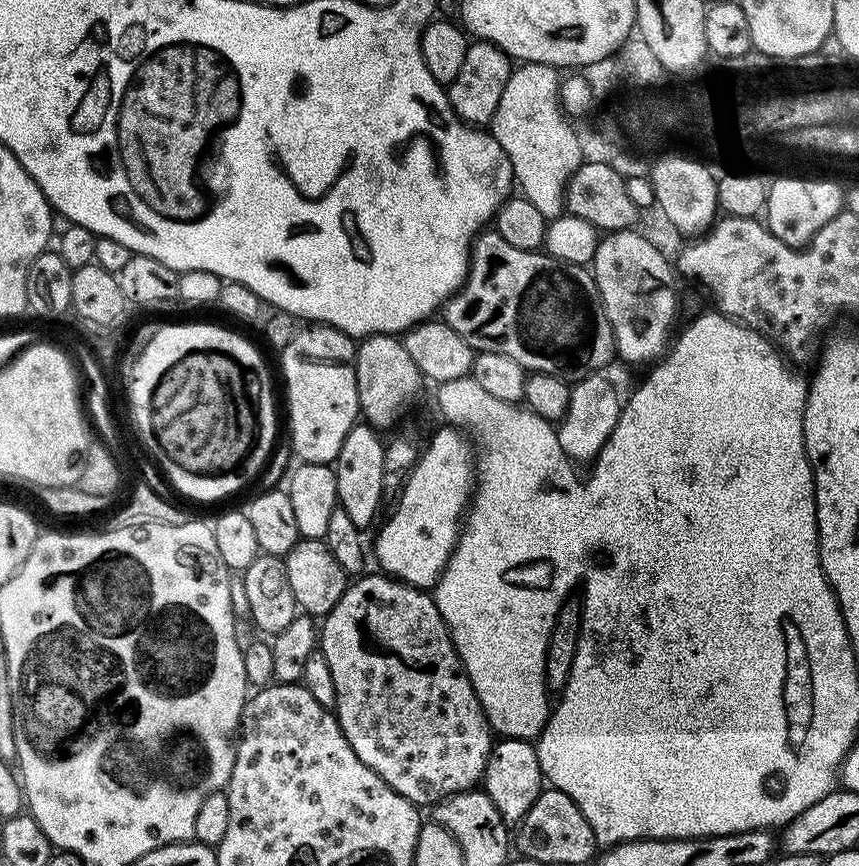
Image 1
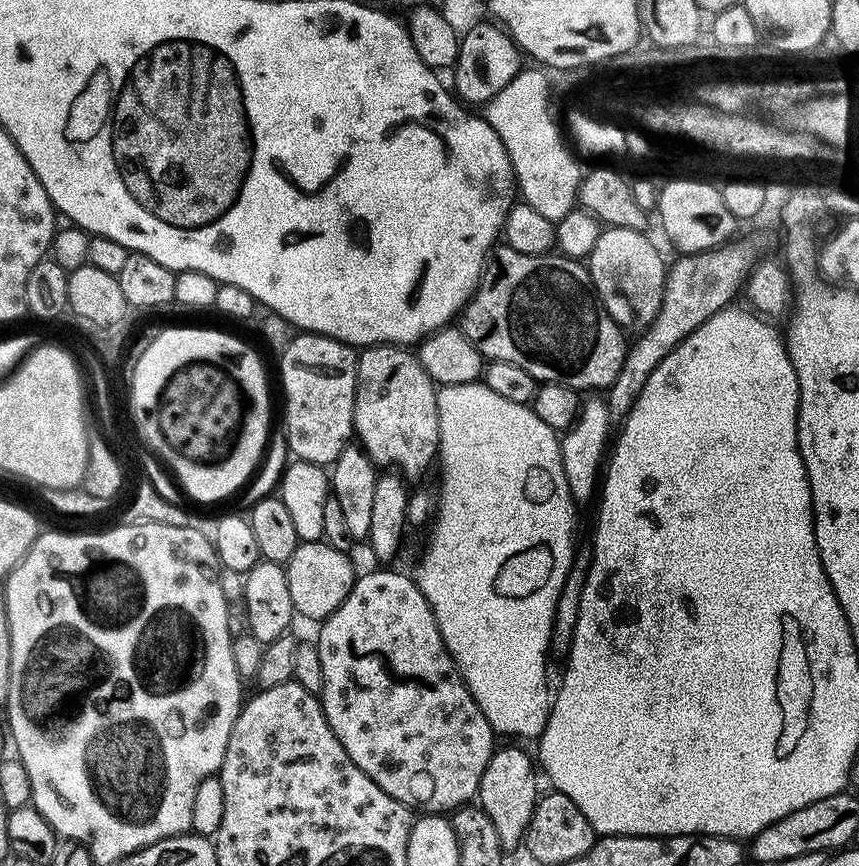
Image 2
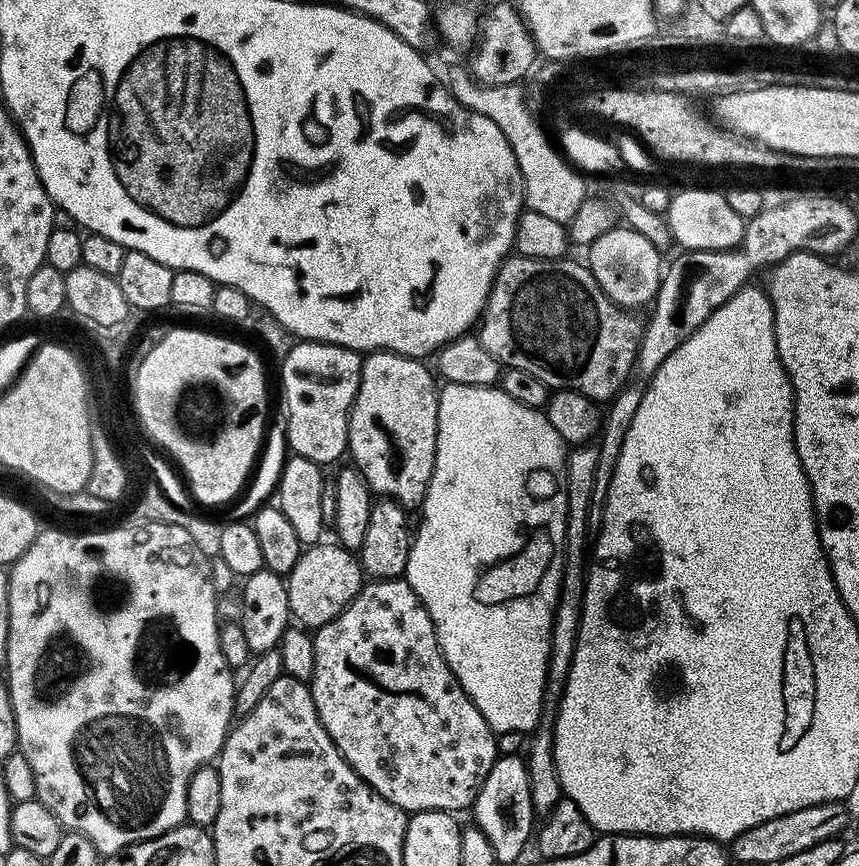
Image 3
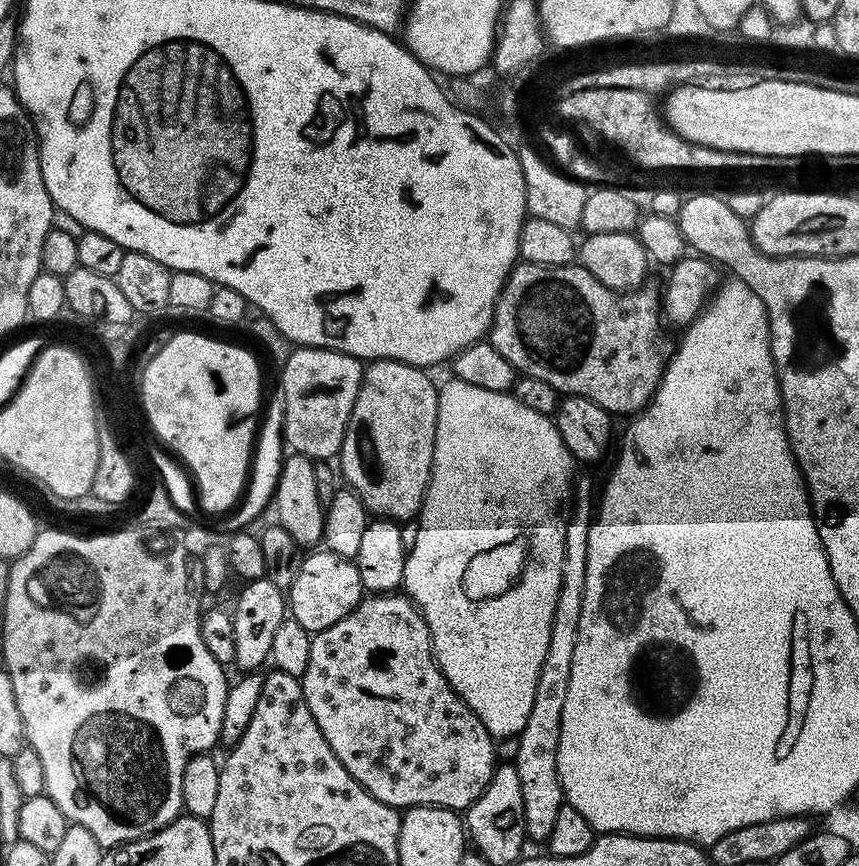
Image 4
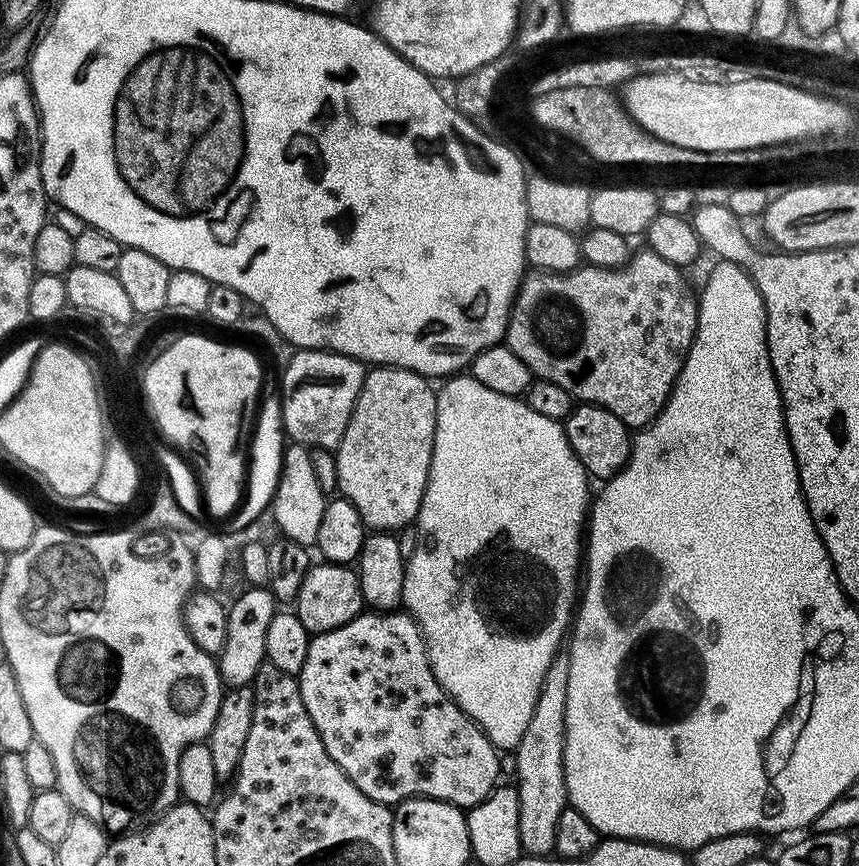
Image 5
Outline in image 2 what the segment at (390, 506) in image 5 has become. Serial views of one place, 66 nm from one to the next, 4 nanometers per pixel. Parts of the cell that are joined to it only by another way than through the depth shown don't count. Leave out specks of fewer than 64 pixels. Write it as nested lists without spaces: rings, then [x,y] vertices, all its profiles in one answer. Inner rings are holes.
[[[373,344],[359,353],[352,426],[355,439],[373,462],[395,466],[405,477],[422,475],[428,463],[437,459],[440,447],[438,388],[420,365],[415,351],[394,344]]]

